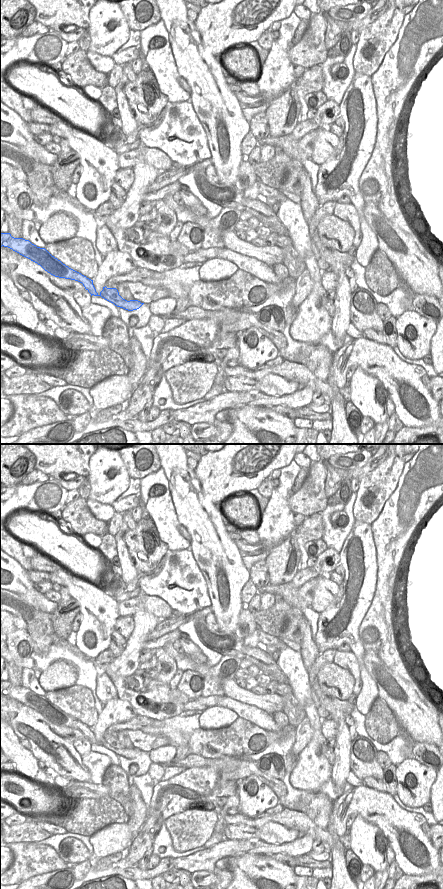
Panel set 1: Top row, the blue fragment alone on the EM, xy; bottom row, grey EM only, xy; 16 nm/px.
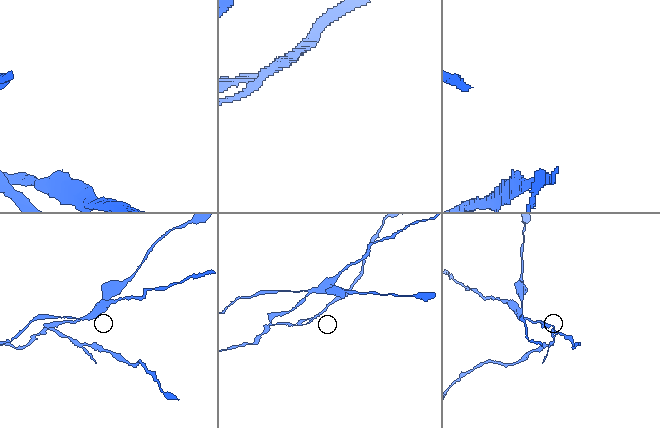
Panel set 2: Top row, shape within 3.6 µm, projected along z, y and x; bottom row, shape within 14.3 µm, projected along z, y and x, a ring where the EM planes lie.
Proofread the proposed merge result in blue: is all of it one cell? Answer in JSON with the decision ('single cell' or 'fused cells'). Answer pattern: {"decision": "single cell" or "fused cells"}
{"decision": "fused cells"}

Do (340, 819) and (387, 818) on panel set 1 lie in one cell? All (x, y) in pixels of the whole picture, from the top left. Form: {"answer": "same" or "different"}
{"answer": "same"}

